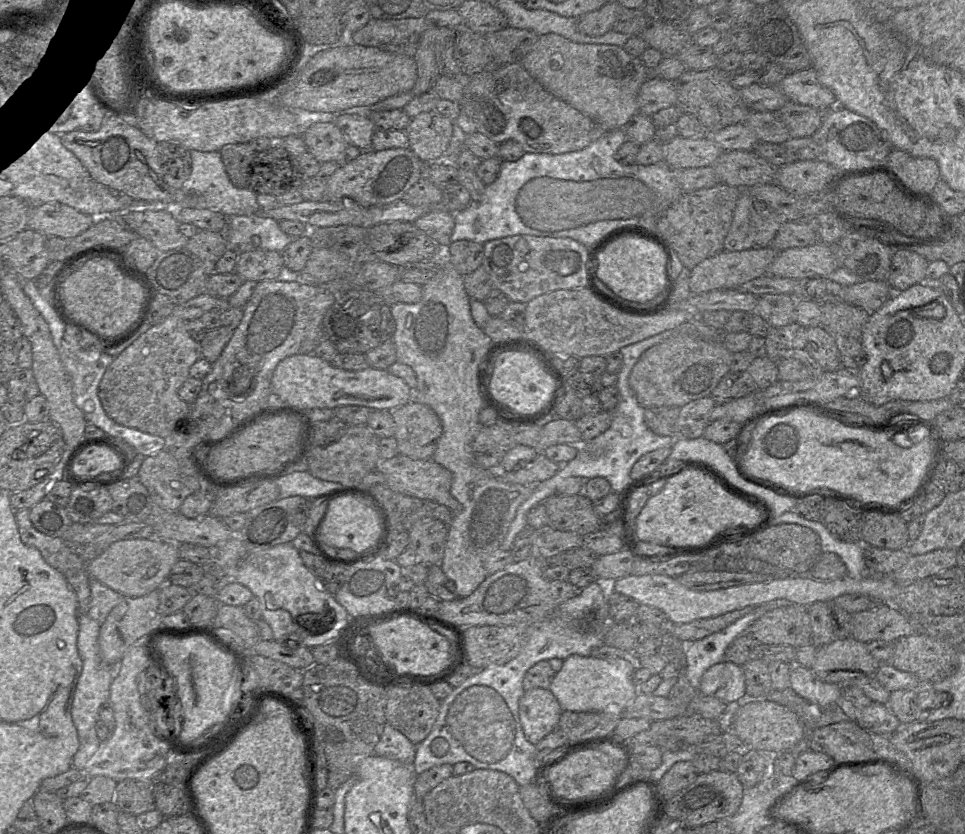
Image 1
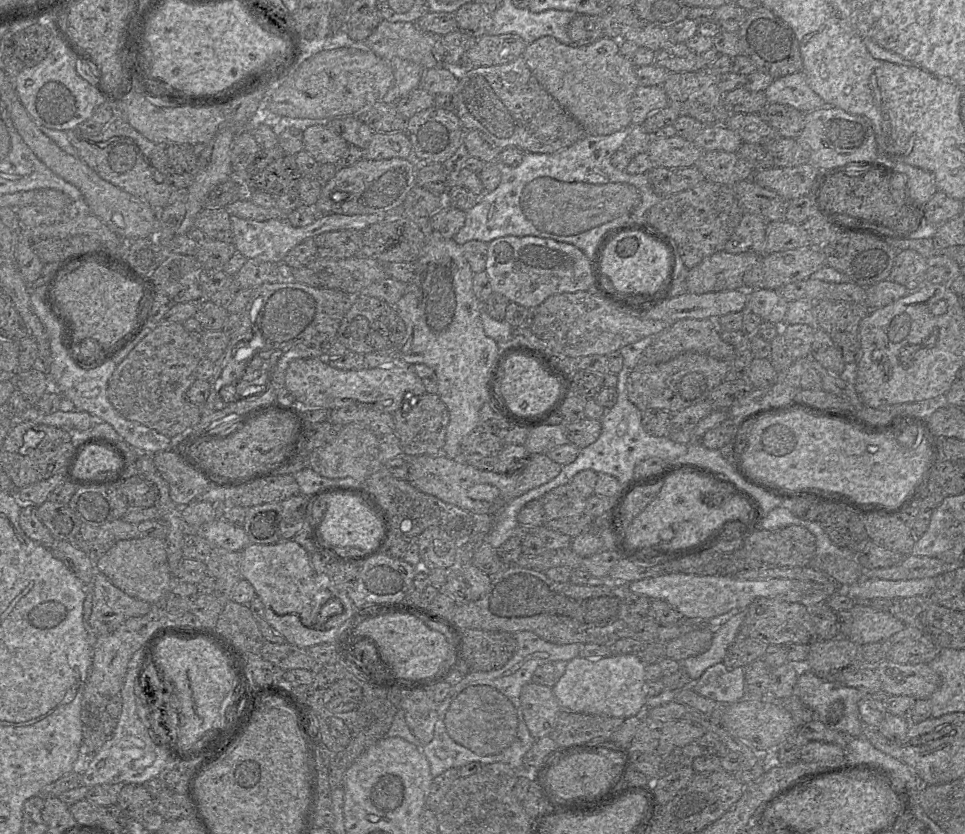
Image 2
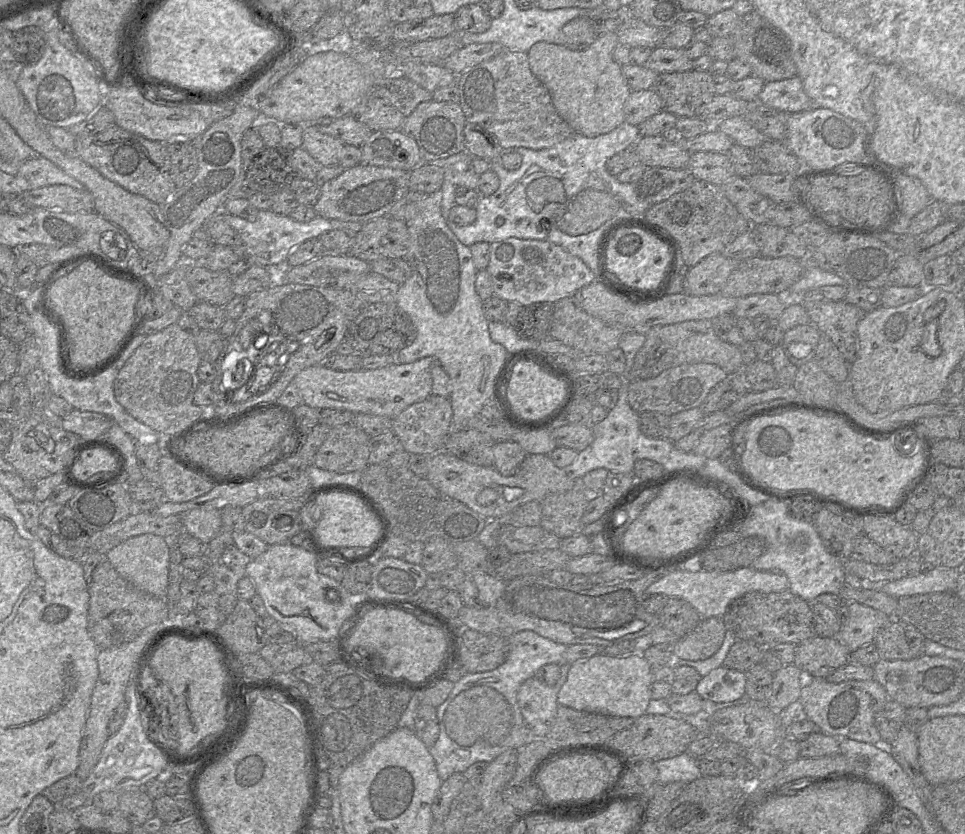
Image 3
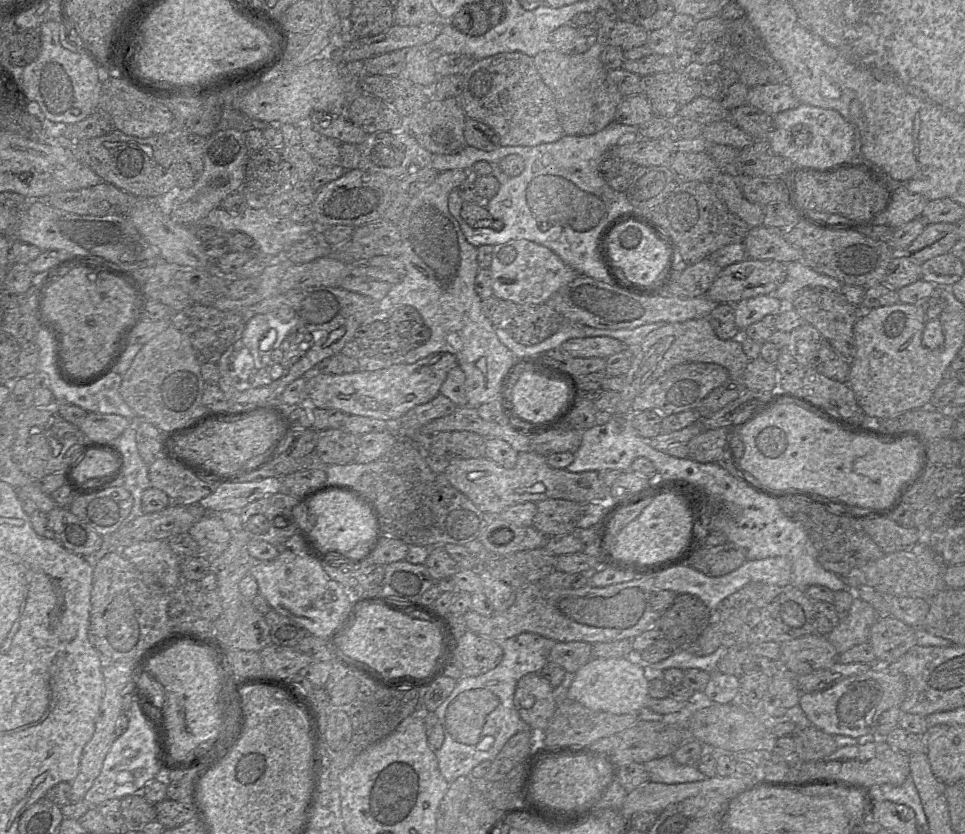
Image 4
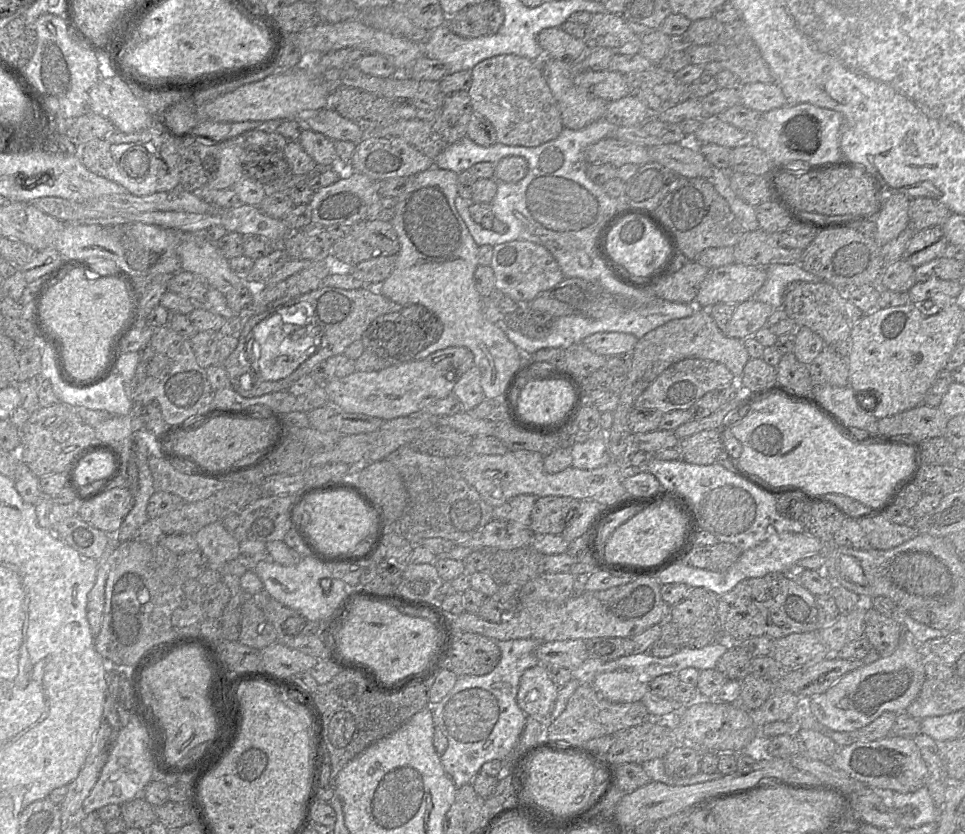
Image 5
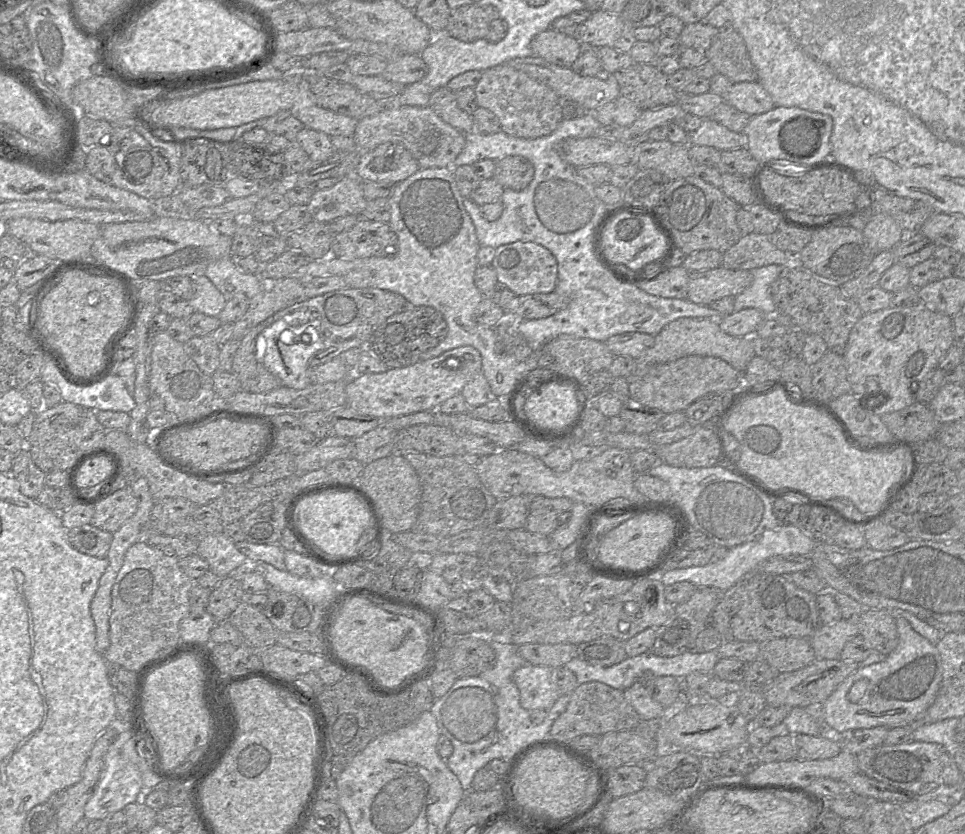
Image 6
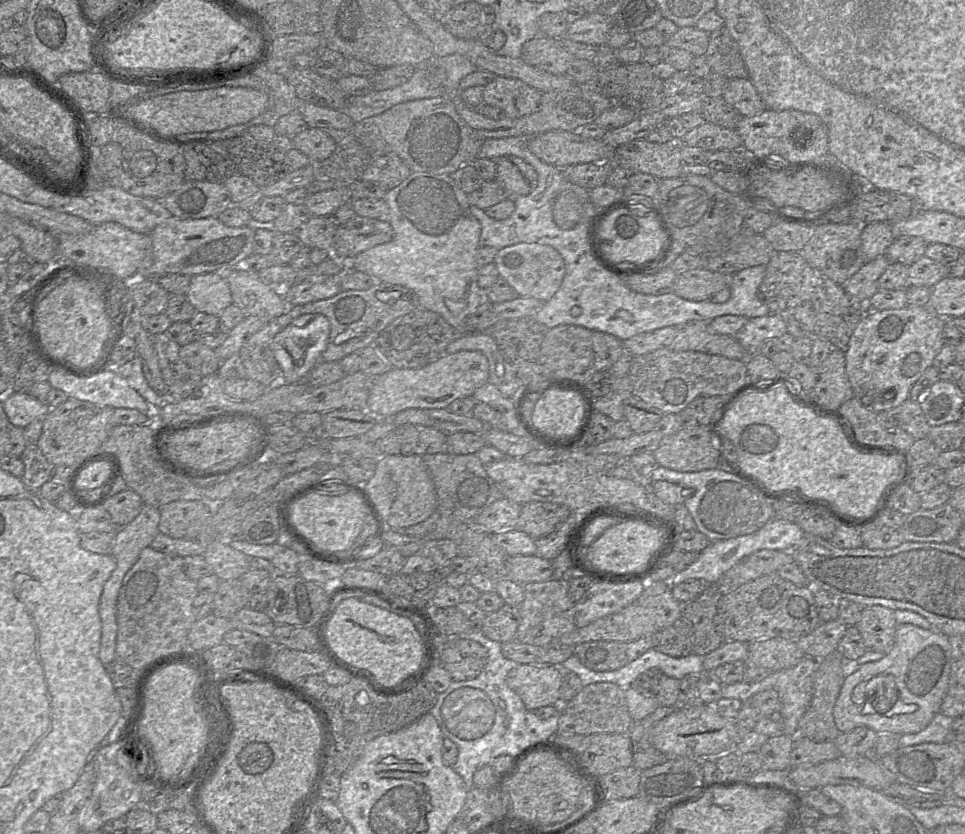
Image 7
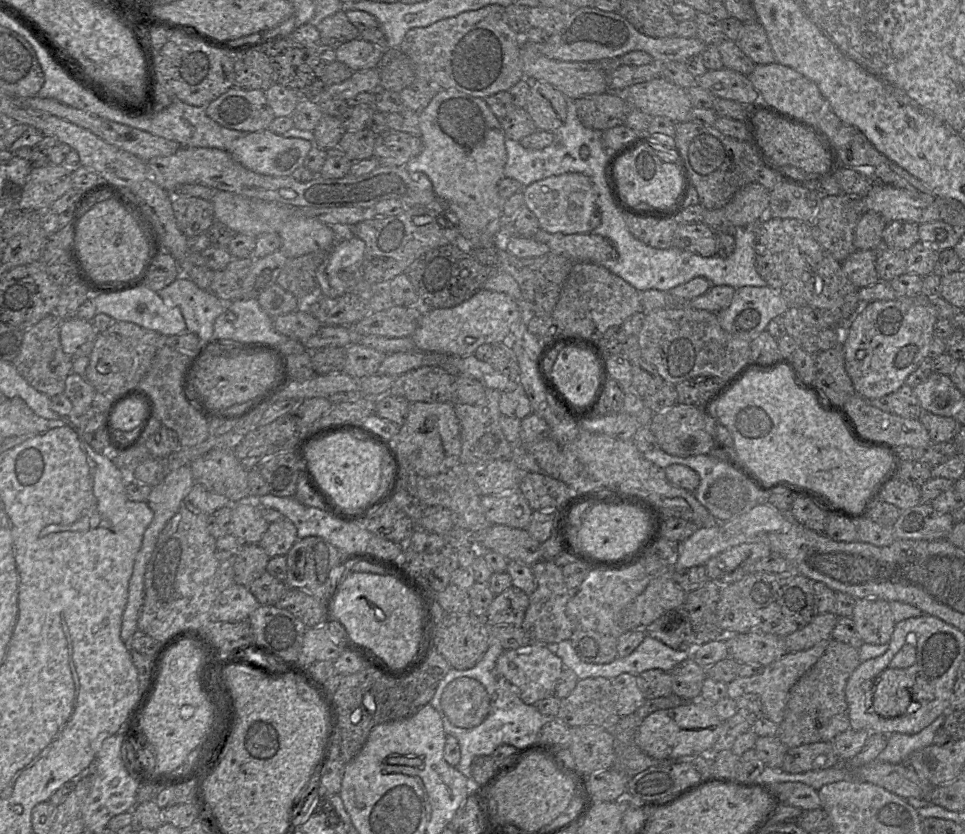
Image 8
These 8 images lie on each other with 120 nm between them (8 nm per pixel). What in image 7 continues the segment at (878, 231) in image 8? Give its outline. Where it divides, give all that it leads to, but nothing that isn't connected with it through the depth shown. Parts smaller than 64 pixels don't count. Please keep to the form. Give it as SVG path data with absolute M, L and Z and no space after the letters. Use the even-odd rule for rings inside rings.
M872 222L862 225L861 243L865 263L884 255L894 240L892 225L888 222Z

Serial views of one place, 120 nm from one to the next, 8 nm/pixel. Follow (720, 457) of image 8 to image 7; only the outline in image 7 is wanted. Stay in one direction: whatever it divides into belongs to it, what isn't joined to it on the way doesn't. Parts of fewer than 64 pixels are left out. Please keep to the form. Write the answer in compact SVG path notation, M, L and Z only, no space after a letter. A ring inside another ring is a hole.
M720 462L717 468L697 472L681 472L659 465L651 472L650 479L652 482L663 480L675 483L684 489L683 505L692 516L696 529L710 541L727 540L754 533L774 518L772 502L752 488L738 474L724 468Z

